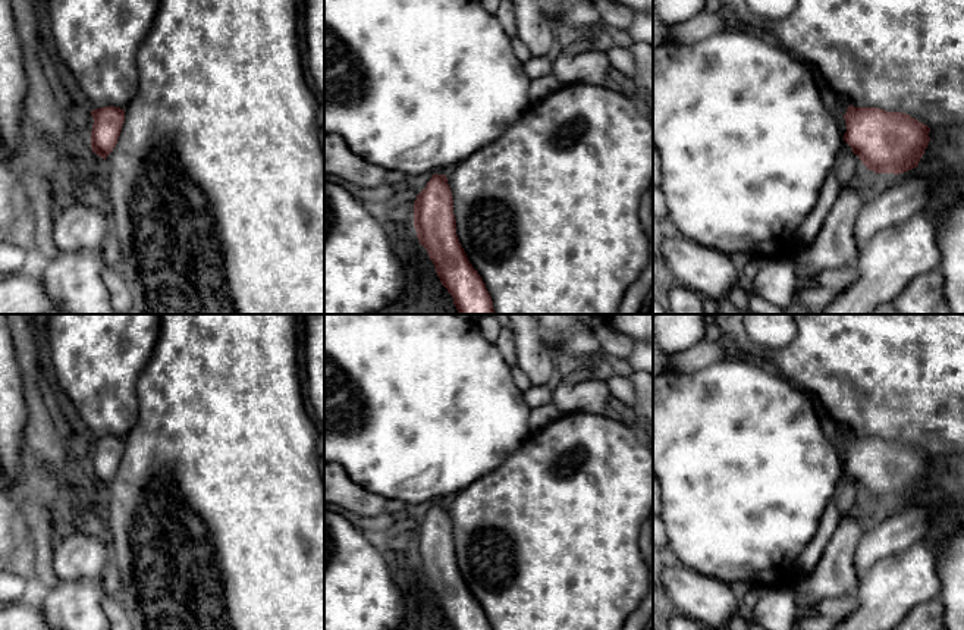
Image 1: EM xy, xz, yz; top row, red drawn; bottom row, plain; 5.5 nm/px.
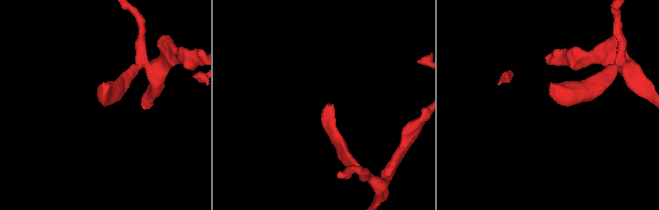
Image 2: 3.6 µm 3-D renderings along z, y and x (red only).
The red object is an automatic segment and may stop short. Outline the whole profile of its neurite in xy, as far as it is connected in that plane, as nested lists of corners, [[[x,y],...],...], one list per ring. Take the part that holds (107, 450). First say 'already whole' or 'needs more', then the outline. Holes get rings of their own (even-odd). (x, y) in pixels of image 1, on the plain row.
already whole | [[[107,435],[91,439],[91,445],[94,448],[91,477],[92,482],[106,489],[117,473],[125,451],[125,439]]]

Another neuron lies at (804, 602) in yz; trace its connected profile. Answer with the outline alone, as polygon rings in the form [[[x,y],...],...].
[[[794,582],[789,583],[789,587],[794,592],[797,601],[798,615],[804,617],[808,611],[811,611],[816,607],[819,599],[811,598],[806,595],[803,590],[797,589]]]

